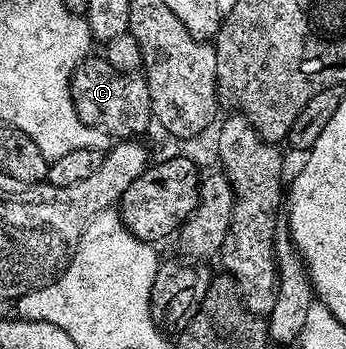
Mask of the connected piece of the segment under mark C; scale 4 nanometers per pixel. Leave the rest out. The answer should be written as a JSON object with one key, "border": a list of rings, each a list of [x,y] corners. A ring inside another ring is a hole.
{"border":[[[90,56],[79,63],[73,69],[71,89],[73,105],[81,121],[100,128],[106,135],[109,133],[113,140],[136,139],[144,135],[154,121],[148,82],[140,73],[116,70],[105,56]]]}

